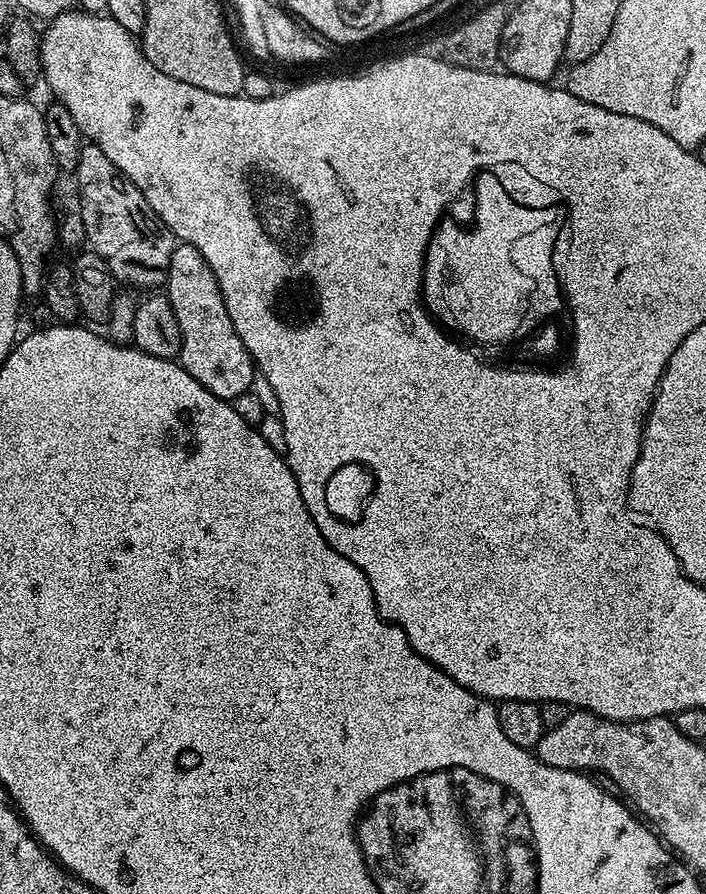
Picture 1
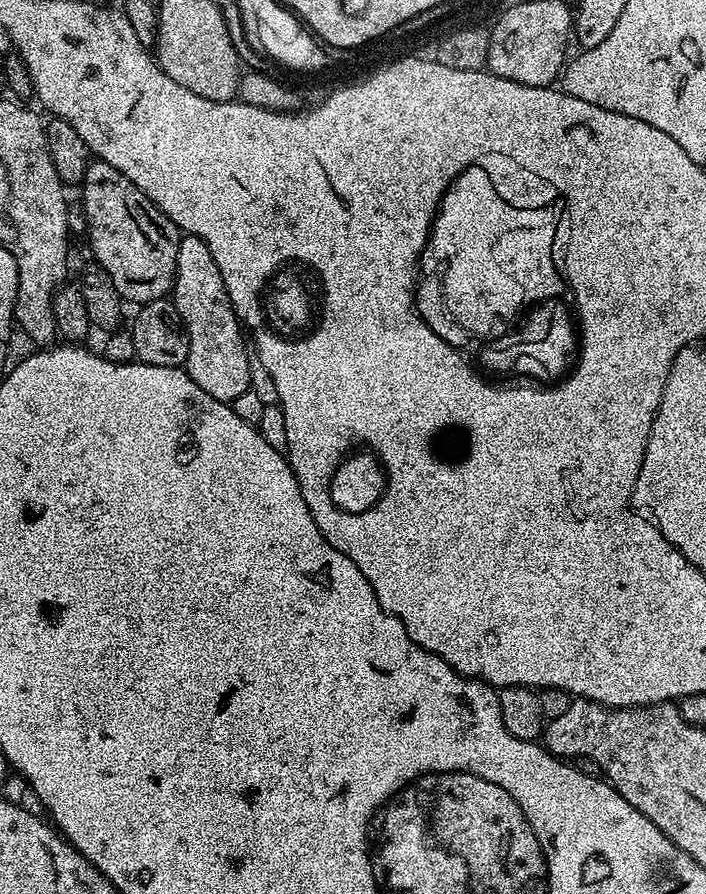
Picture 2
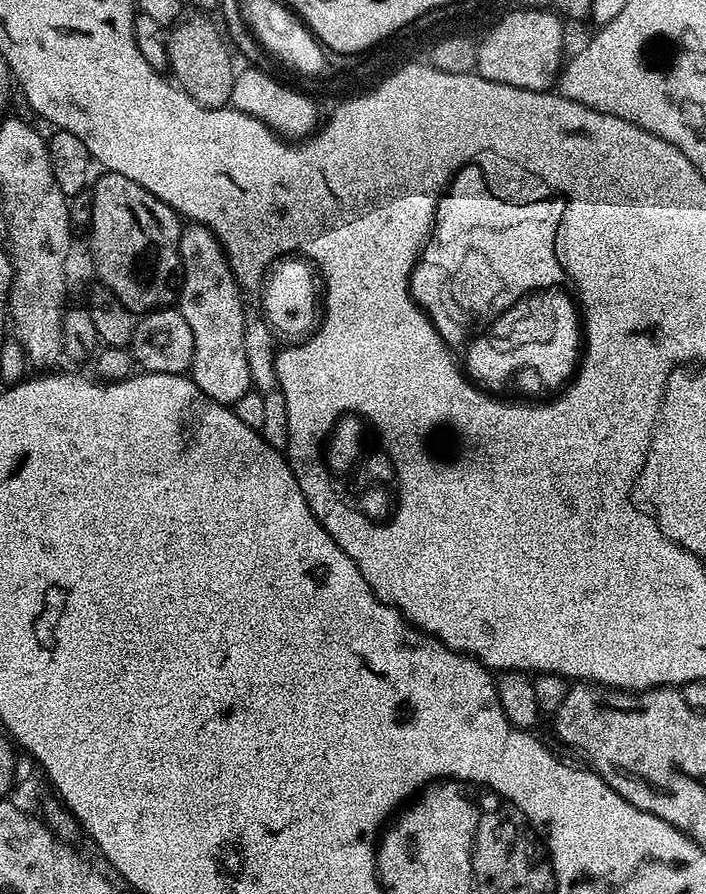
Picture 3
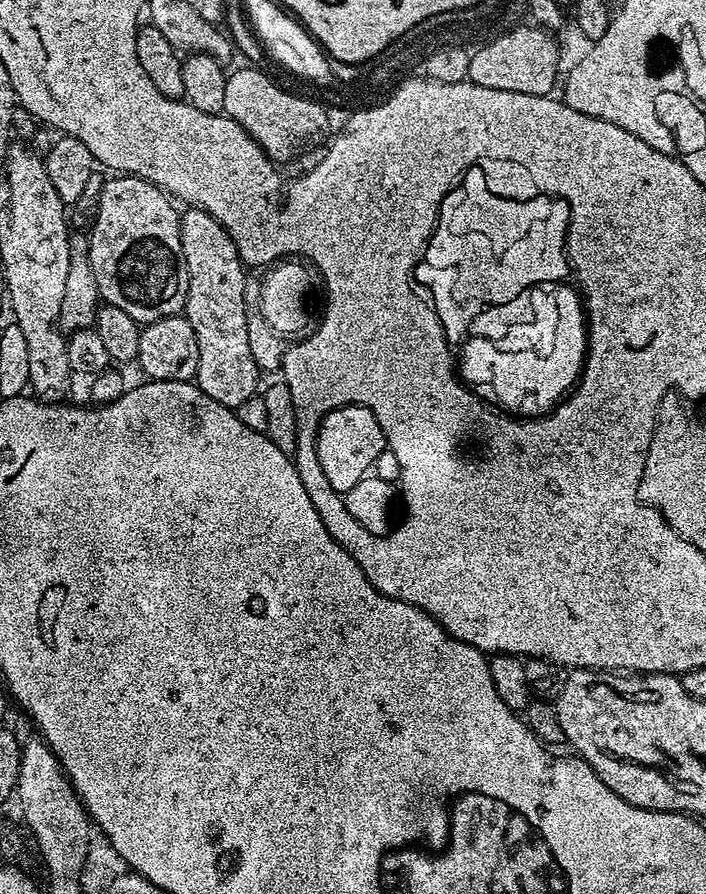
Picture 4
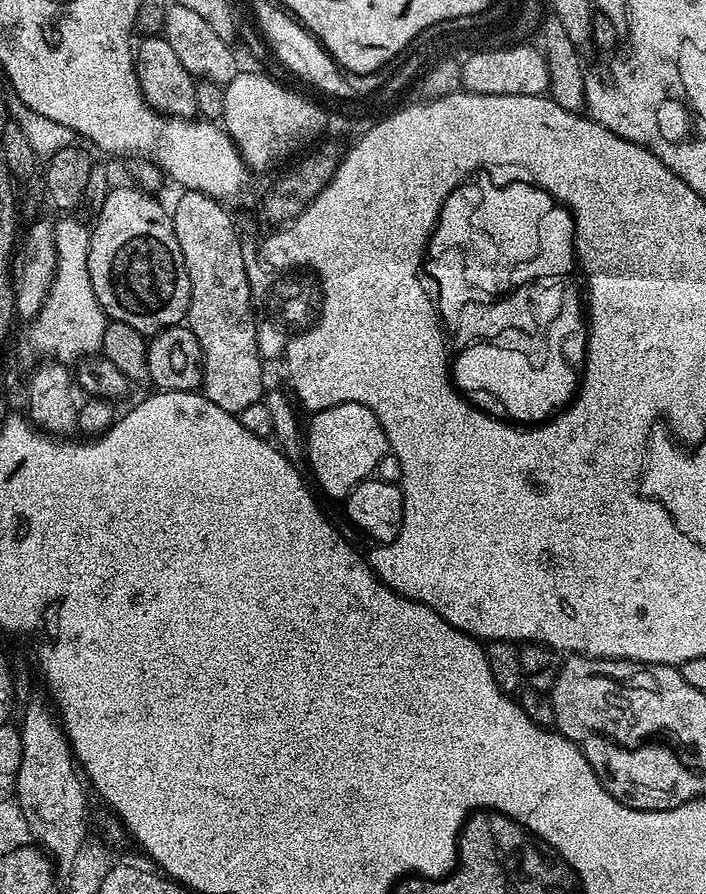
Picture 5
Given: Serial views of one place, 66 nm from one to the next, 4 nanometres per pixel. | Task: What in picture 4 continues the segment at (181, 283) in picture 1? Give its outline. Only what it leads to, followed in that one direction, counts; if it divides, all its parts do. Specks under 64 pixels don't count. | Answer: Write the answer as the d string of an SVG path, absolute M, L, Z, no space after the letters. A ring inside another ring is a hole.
M189 207L180 218L180 241L188 271L188 293L182 315L194 326L198 338L195 383L214 402L235 410L246 398L257 395L262 371L255 364L247 333L243 302L246 265L240 261L230 234L203 208Z

